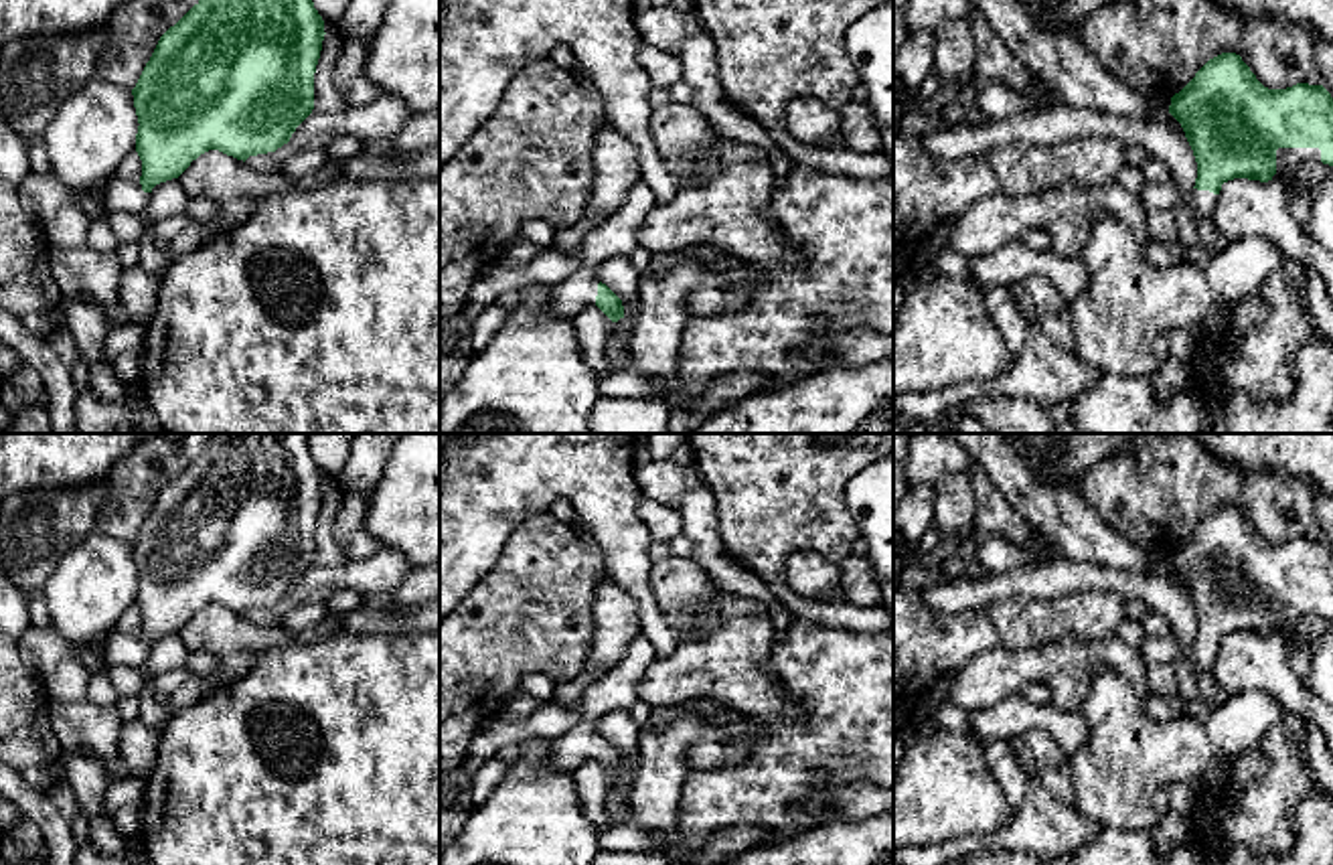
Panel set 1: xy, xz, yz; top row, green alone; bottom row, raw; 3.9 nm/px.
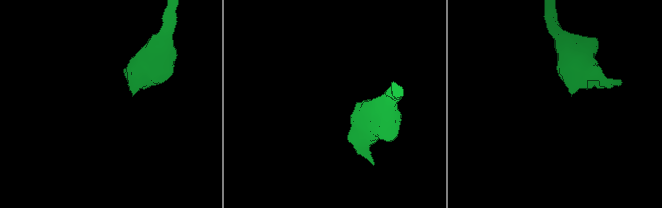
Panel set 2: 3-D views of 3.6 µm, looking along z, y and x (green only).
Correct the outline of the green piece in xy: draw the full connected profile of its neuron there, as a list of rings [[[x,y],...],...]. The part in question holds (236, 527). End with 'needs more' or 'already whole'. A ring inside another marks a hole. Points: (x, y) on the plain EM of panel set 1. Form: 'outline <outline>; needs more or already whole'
outline [[[213,434],[203,452],[158,494],[136,541],[136,606],[142,614],[138,636],[111,630],[103,640],[107,669],[144,669],[156,638],[178,632],[192,614],[219,604],[237,614],[276,606],[314,563],[314,527],[324,494],[324,474],[314,462],[306,434]]]; needs more

